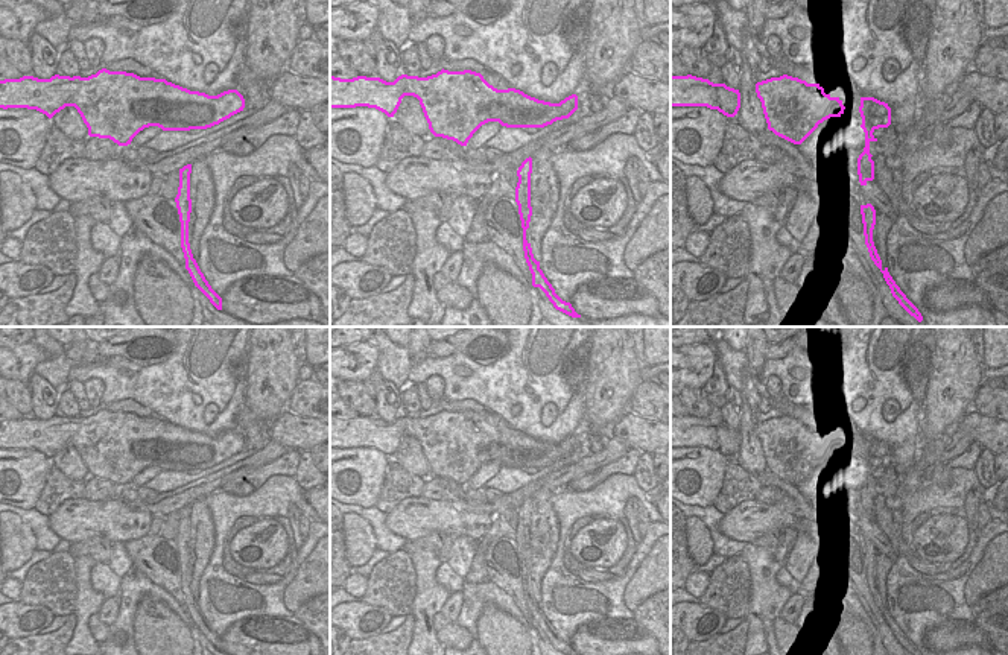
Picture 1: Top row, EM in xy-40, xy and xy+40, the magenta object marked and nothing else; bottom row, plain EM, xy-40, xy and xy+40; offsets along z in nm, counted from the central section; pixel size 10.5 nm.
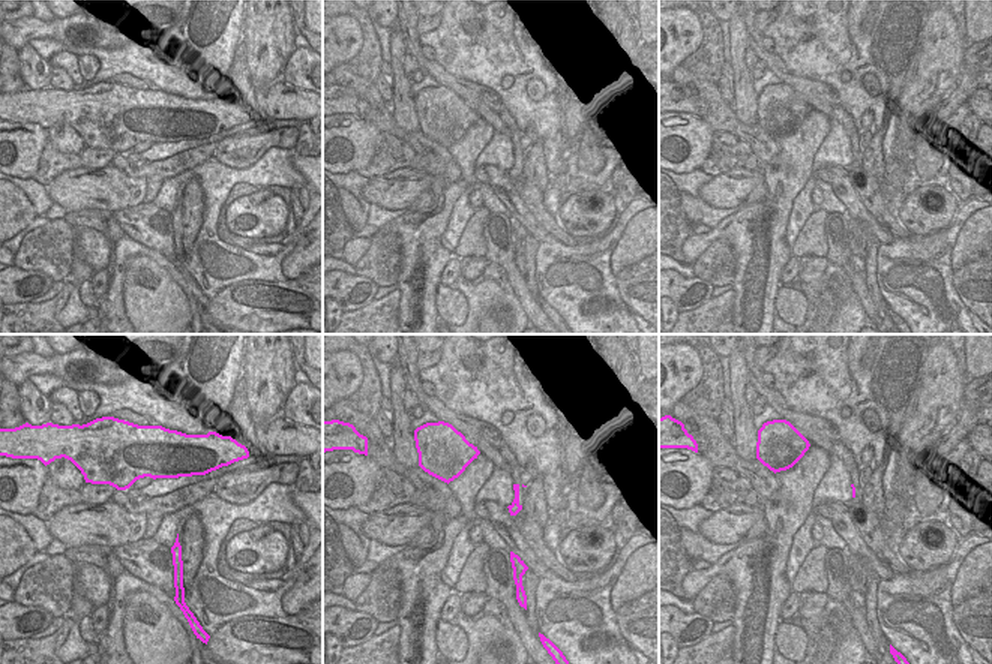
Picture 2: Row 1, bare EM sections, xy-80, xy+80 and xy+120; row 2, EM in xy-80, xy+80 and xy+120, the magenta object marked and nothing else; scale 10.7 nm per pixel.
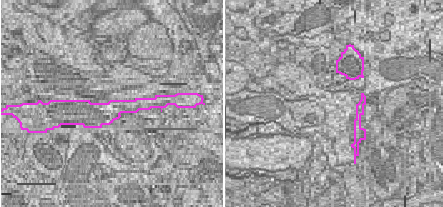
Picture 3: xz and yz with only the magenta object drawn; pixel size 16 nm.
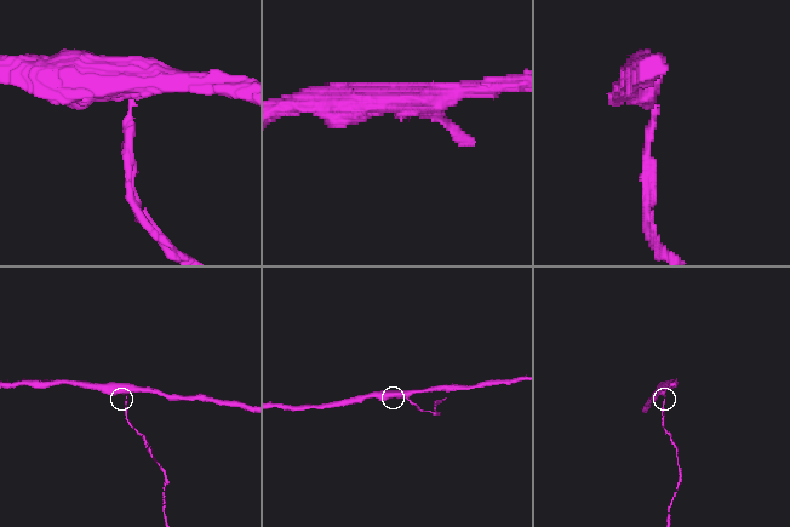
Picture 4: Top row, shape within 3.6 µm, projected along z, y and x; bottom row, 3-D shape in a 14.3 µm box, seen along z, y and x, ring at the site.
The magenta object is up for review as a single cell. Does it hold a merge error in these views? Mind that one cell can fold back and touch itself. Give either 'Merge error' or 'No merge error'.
Merge error

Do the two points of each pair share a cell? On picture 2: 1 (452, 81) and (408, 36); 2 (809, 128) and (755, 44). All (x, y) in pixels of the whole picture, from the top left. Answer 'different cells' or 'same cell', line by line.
1: same cell
2: different cells

